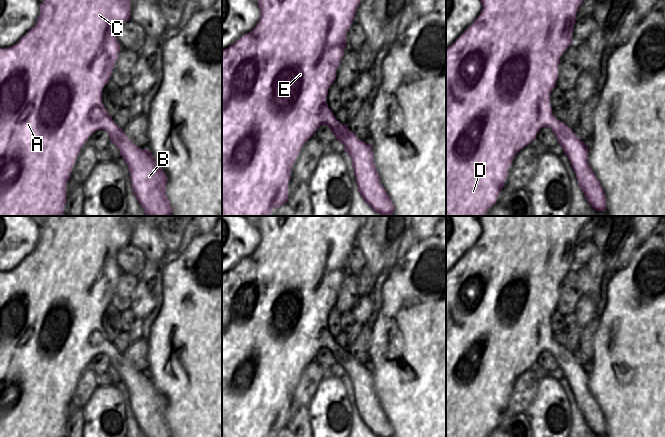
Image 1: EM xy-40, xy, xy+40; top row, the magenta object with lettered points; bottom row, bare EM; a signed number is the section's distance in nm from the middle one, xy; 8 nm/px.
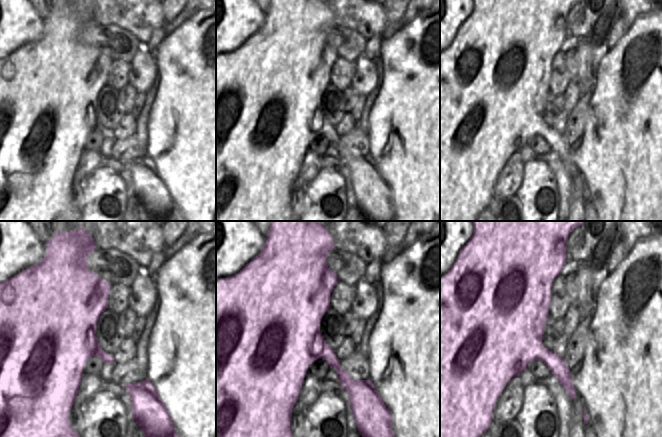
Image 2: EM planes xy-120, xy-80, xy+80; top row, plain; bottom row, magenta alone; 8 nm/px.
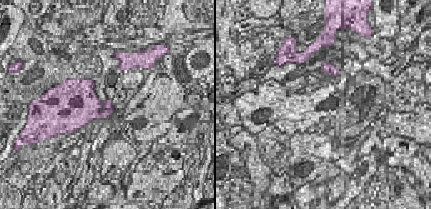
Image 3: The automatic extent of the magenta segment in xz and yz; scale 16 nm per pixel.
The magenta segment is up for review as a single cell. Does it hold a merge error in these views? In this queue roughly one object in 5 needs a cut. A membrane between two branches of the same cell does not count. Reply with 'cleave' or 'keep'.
keep

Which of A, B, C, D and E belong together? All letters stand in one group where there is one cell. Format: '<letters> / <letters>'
A B C D E

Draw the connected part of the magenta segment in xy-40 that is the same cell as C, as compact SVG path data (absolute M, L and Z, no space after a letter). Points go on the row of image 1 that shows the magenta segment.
M45 0L40 3L40 14L36 24L13 46L5 49L0 49L0 216L61 216L64 212L64 206L66 204L66 184L70 179L72 168L76 162L76 158L82 148L87 142L88 138L97 130L103 129L108 132L110 141L120 150L120 155L124 158L128 164L128 170L130 172L130 179L132 180L132 188L134 194L146 213L147 216L171 216L172 208L170 202L166 196L166 182L168 180L165 172L161 169L152 154L148 149L141 149L137 147L123 132L123 130L112 120L112 117L106 112L102 104L102 90L104 86L110 81L110 76L114 68L114 64L118 58L118 54L122 49L117 38L116 30L125 22L130 21L130 0Z

